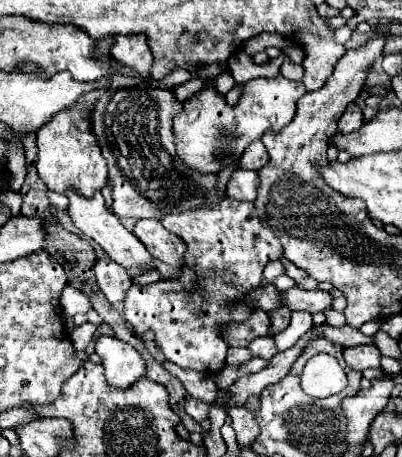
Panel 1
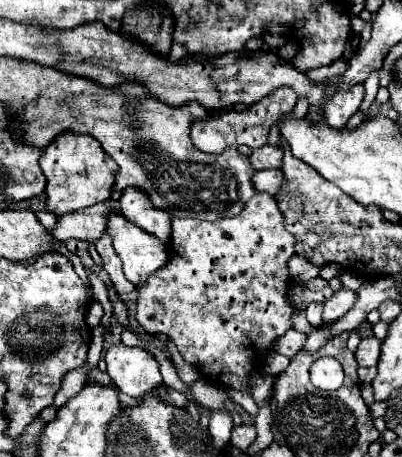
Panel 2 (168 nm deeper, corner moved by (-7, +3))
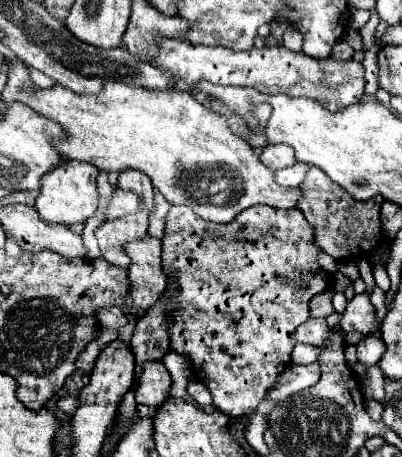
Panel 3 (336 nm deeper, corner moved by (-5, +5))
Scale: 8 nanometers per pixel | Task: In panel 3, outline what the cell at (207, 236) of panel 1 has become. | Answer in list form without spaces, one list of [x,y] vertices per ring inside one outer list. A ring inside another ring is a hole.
[[[174,205],[170,209],[170,213],[168,213],[166,235],[162,239],[164,271],[166,271],[166,275],[170,279],[178,279],[178,295],[176,295],[176,305],[174,305],[174,311],[172,311],[172,325],[168,329],[168,333],[170,333],[170,349],[174,353],[184,355],[184,357],[188,357],[192,361],[196,379],[202,381],[210,389],[218,409],[224,415],[230,415],[230,417],[244,417],[244,415],[254,413],[258,403],[264,399],[266,391],[276,383],[276,377],[282,373],[286,363],[290,363],[290,353],[292,353],[292,347],[296,345],[296,341],[294,341],[296,327],[302,325],[306,319],[310,319],[308,301],[314,295],[318,295],[318,293],[322,293],[326,289],[328,277],[330,277],[326,271],[322,271],[322,267],[318,263],[322,251],[314,245],[314,229],[304,219],[300,209],[288,209],[288,211],[274,209],[274,207],[256,207],[256,209],[260,209],[260,211],[256,215],[252,215],[252,217],[244,217],[244,219],[240,217],[240,219],[234,219],[232,223],[220,225],[220,223],[204,221],[202,217],[198,217],[194,211],[190,211],[184,205]]]

